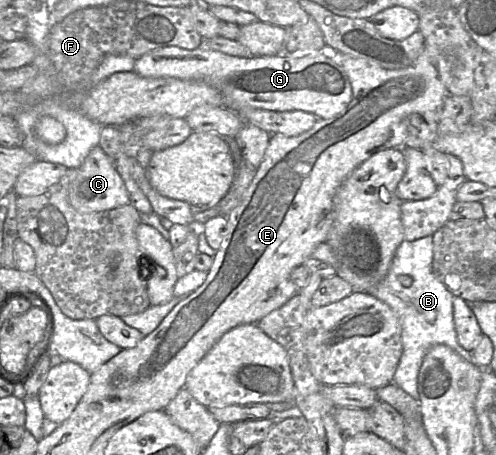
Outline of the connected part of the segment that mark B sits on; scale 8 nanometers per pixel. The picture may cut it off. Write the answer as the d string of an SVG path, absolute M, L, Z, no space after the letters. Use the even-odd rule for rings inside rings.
M433 236L415 241L404 240L399 245L386 277L367 292L387 304L399 317L402 327L403 351L394 375L393 383L376 390L378 399L388 403L406 419L422 422L418 393L418 375L426 353L435 345L443 344L461 357L475 364L471 353L457 340L453 320L453 295L432 272ZM401 275L409 275L413 281L409 287L399 282Z

